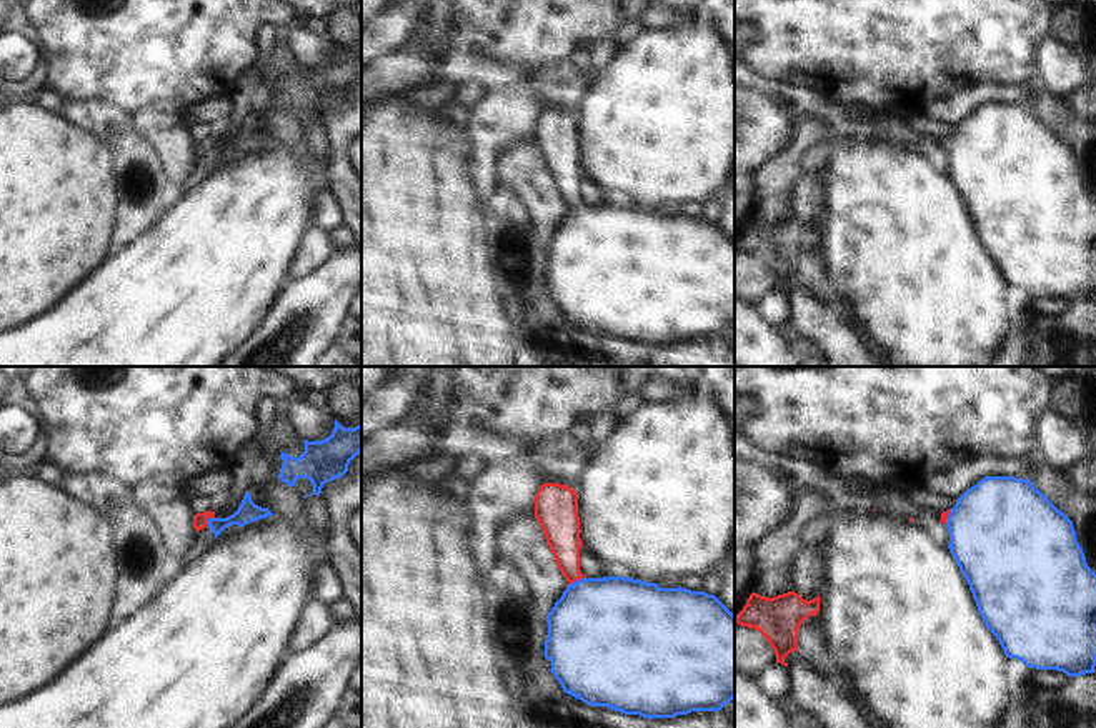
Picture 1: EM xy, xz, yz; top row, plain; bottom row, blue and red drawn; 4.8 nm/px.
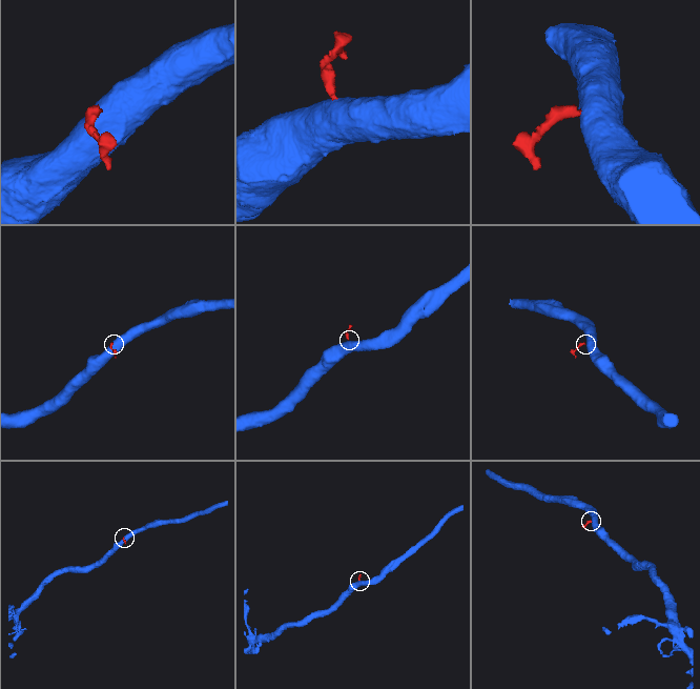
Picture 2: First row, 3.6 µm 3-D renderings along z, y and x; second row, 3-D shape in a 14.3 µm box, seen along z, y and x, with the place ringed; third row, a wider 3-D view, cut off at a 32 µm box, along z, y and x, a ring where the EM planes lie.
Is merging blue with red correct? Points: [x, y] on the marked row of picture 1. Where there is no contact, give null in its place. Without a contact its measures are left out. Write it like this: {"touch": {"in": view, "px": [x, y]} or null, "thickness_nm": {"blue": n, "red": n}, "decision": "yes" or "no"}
{"touch": {"in": "xz", "px": [578, 580]}, "thickness_nm": {"blue": 480, "red": 170}, "decision": "yes"}

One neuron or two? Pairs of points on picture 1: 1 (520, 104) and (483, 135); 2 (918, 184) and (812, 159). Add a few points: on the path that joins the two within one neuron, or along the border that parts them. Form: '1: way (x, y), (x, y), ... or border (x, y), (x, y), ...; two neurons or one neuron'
1: way (512, 112), (492, 132); one neuron
2: border (853, 137), (836, 149), (820, 172); two neurons

